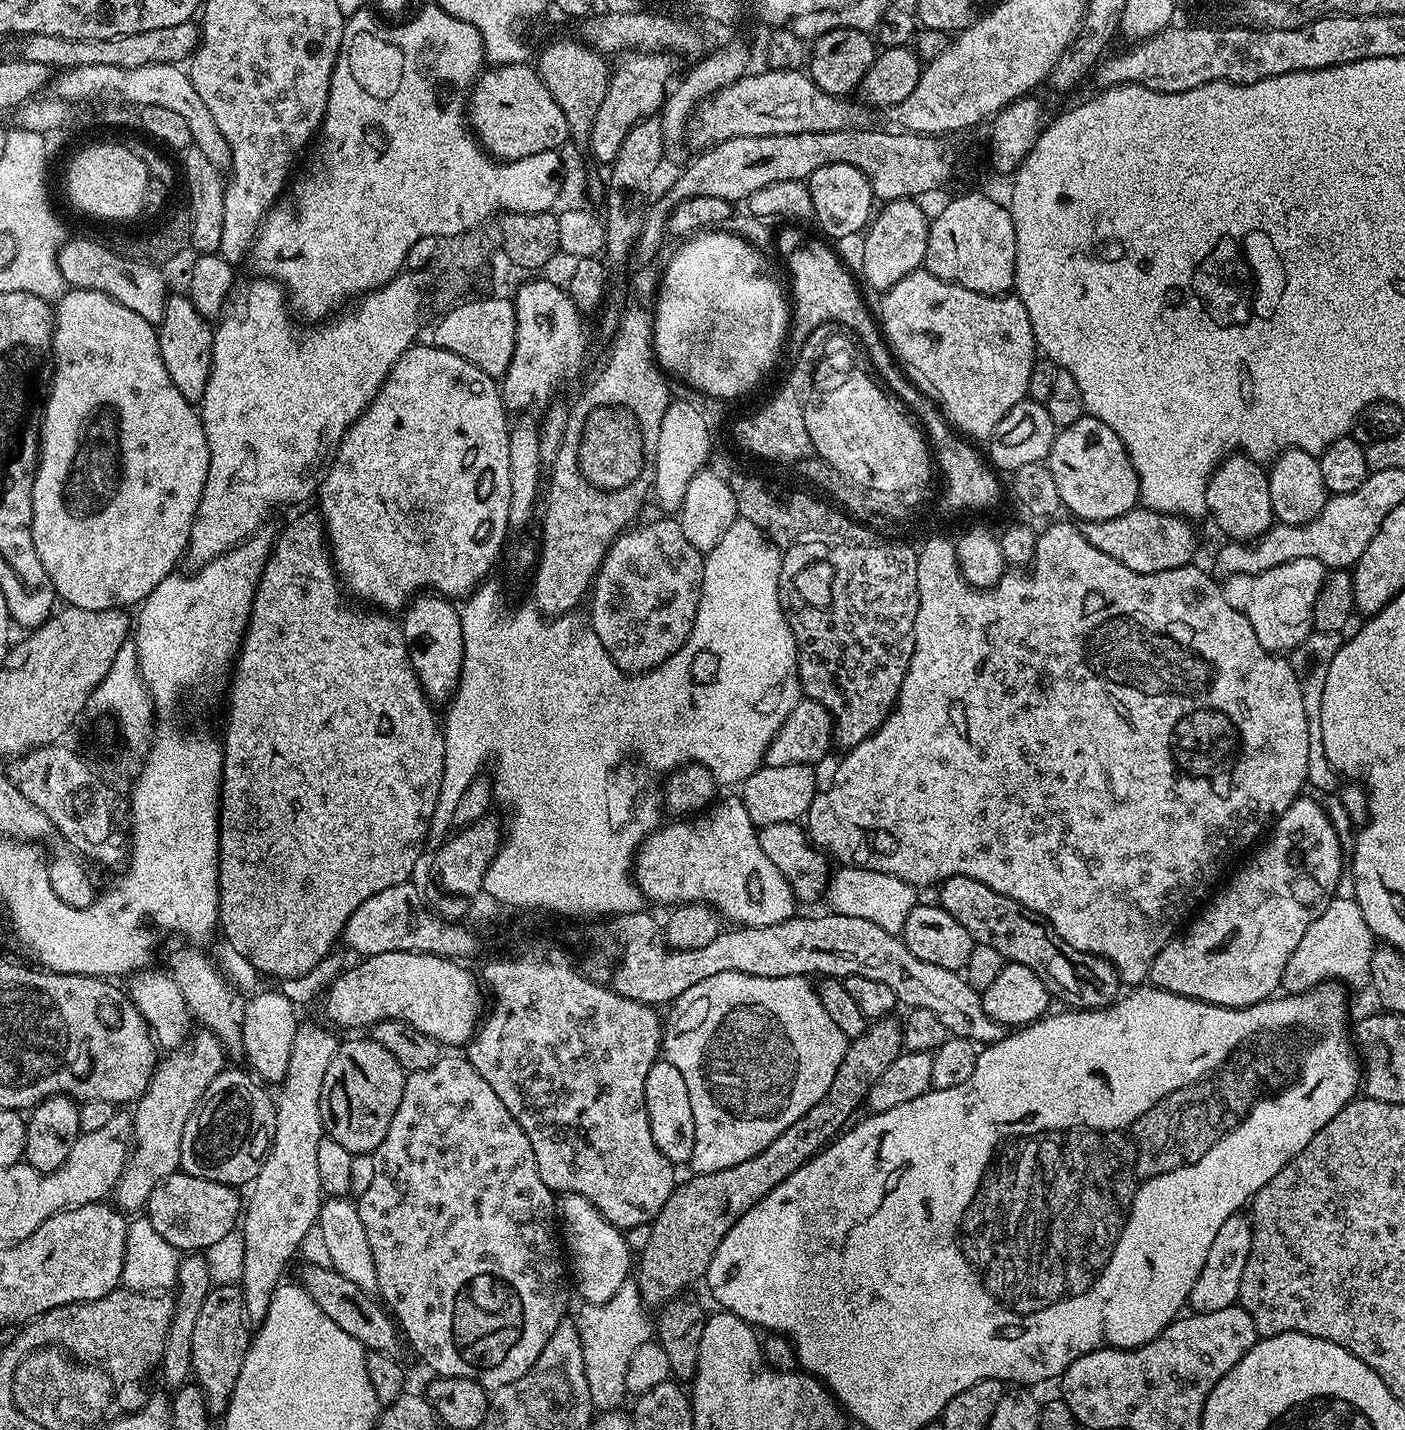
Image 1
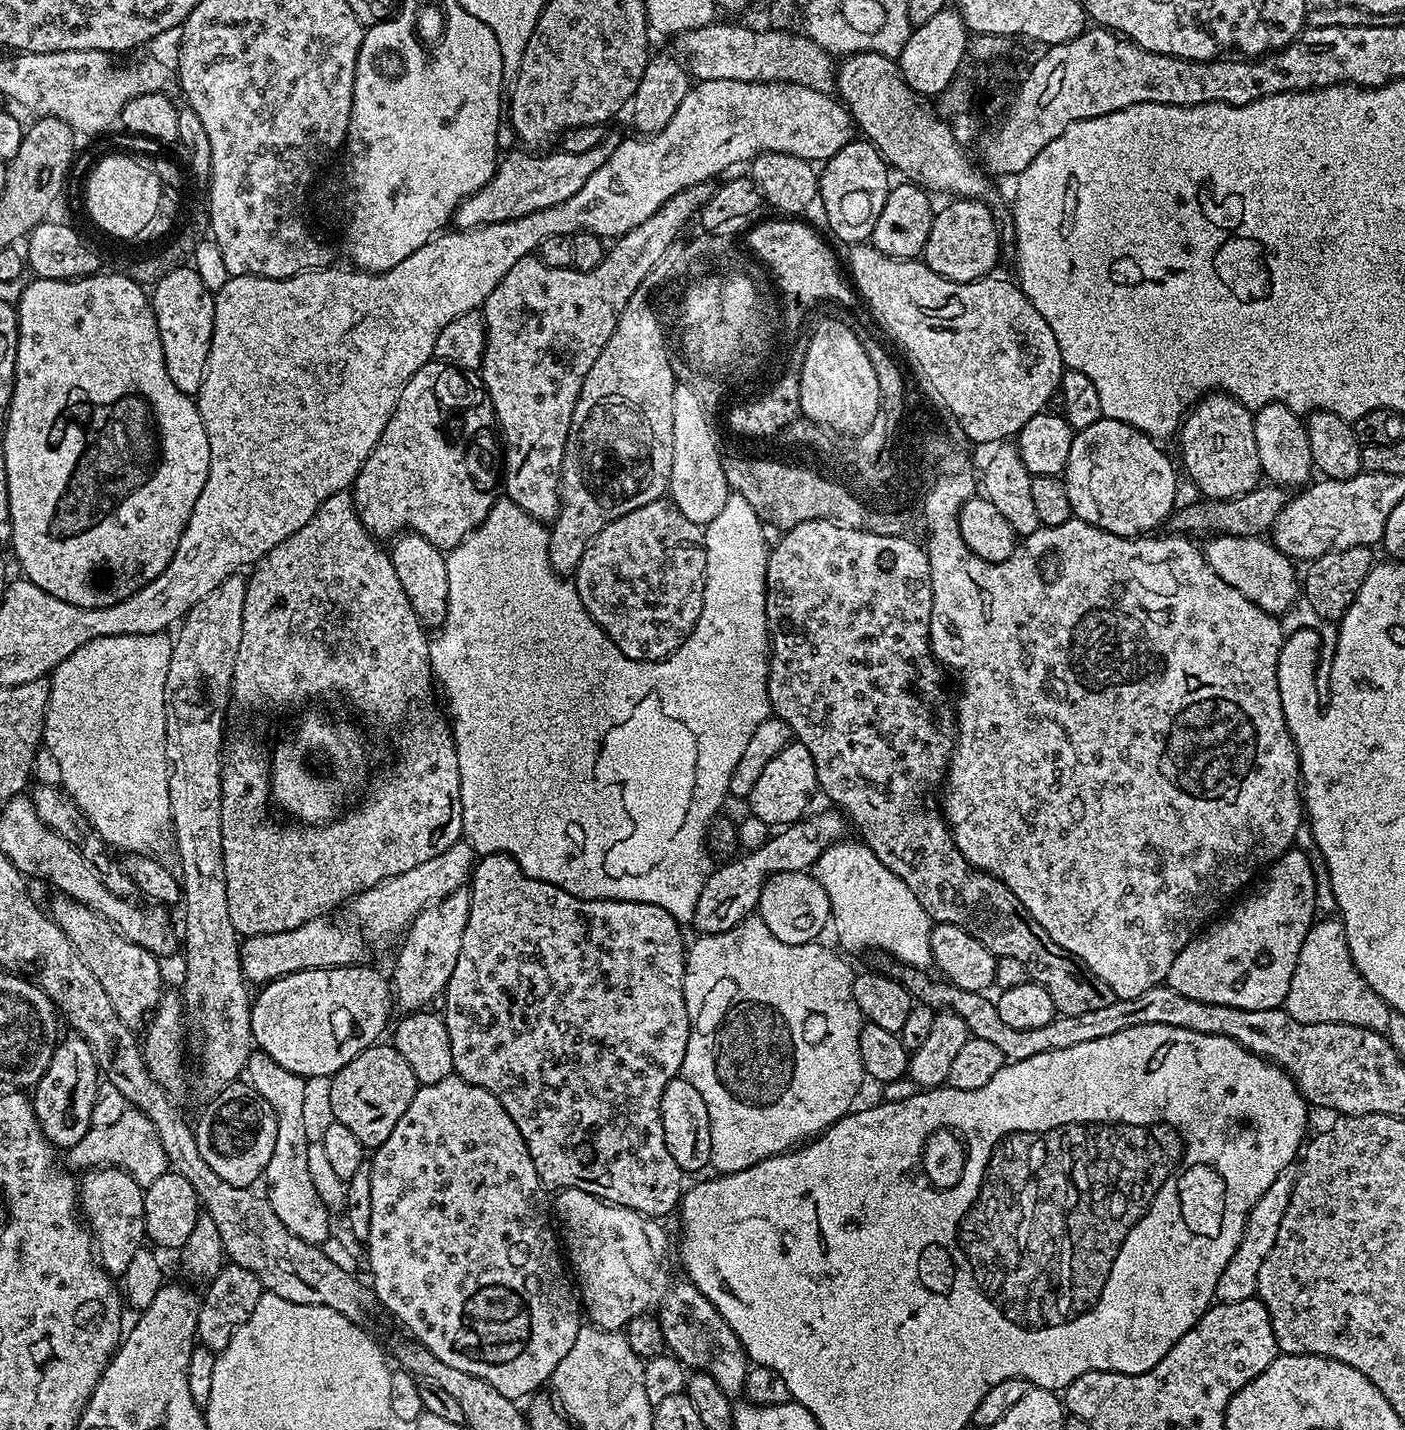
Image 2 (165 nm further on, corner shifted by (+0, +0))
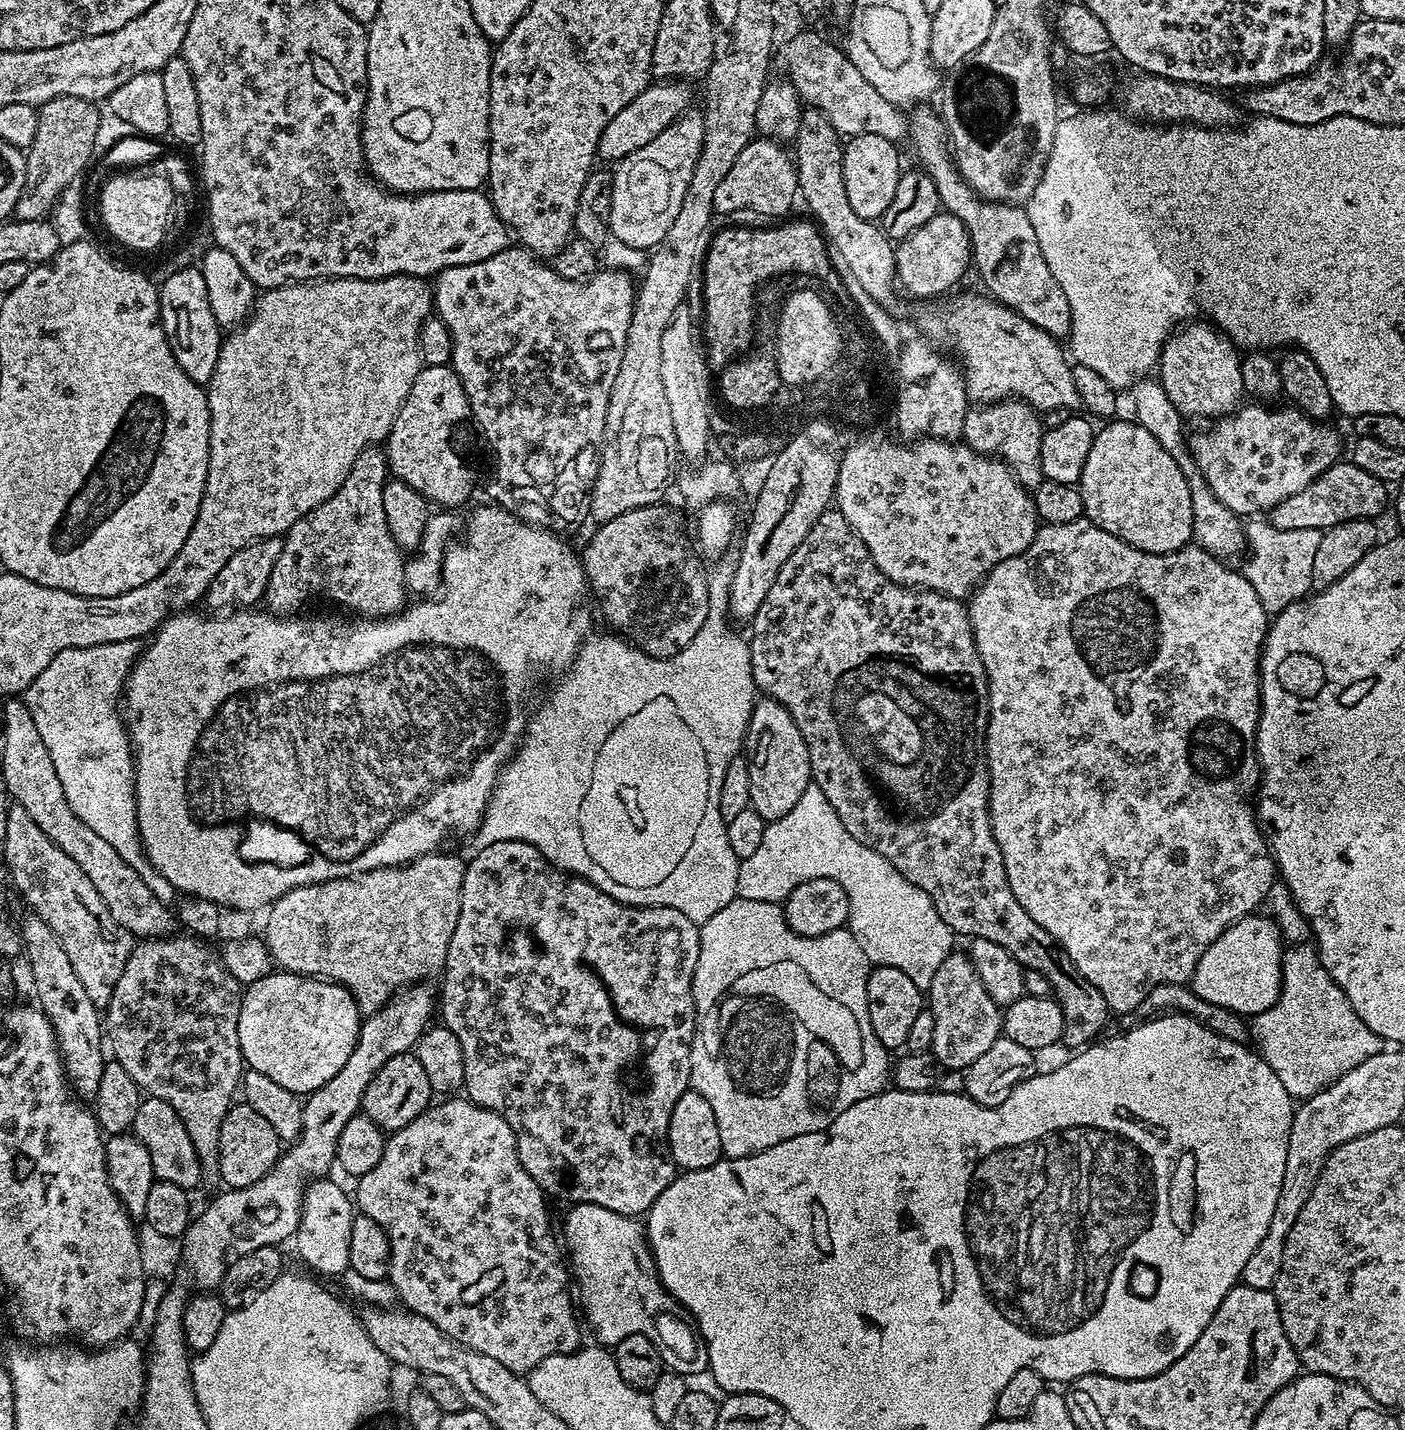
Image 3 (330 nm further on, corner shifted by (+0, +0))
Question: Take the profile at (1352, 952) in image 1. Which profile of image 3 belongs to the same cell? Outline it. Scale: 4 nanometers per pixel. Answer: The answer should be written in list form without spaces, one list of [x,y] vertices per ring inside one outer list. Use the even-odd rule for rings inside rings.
[[[1311,943],[1291,945],[1284,954],[1284,969],[1282,970],[1282,986],[1278,994],[1278,1002],[1270,1006],[1262,1014],[1251,1021],[1251,1031],[1256,1036],[1255,1047],[1259,1055],[1273,1068],[1286,1090],[1294,1098],[1307,1098],[1318,1091],[1318,1086],[1327,1086],[1344,1072],[1361,1064],[1366,1058],[1385,1051],[1385,1041],[1380,1039],[1362,1018],[1350,1006],[1346,994],[1330,978],[1330,974],[1322,966],[1320,954]]]

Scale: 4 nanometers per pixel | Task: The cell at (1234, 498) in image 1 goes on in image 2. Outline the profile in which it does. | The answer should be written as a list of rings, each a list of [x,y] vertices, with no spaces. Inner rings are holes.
[[[1219,390],[1200,397],[1189,407],[1179,429],[1180,456],[1201,497],[1233,500],[1261,483],[1258,442],[1254,442],[1253,409]]]

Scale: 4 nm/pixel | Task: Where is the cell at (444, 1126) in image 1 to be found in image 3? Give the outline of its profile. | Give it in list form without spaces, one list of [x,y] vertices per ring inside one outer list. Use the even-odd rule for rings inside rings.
[[[444,1098],[439,1102],[433,1103],[422,1114],[418,1114],[418,1118],[414,1118],[414,1122],[410,1122],[406,1126],[402,1126],[396,1132],[391,1133],[384,1141],[384,1153],[382,1158],[378,1162],[378,1166],[374,1166],[374,1170],[370,1170],[370,1174],[359,1177],[358,1183],[360,1184],[356,1188],[356,1196],[354,1195],[355,1203],[358,1205],[359,1211],[365,1216],[374,1218],[374,1222],[378,1222],[378,1226],[382,1226],[382,1230],[388,1236],[388,1275],[387,1279],[390,1281],[393,1288],[396,1290],[396,1294],[399,1303],[403,1305],[407,1311],[417,1312],[422,1318],[426,1318],[430,1322],[434,1322],[434,1326],[438,1326],[438,1330],[442,1330],[450,1338],[454,1338],[460,1343],[463,1348],[469,1348],[470,1350],[478,1350],[478,1354],[487,1354],[490,1358],[498,1358],[498,1362],[502,1362],[502,1366],[506,1366],[511,1372],[518,1372],[521,1374],[527,1374],[536,1368],[543,1362],[548,1356],[557,1355],[565,1347],[563,1346],[567,1340],[576,1340],[580,1336],[580,1332],[576,1329],[576,1320],[572,1317],[572,1300],[574,1304],[574,1296],[568,1293],[568,1280],[570,1284],[570,1268],[566,1263],[565,1253],[556,1245],[556,1236],[552,1233],[552,1220],[548,1217],[548,1204],[546,1199],[546,1193],[544,1189],[538,1186],[538,1182],[534,1182],[534,1178],[530,1178],[530,1174],[522,1166],[522,1162],[518,1158],[518,1150],[516,1149],[516,1135],[514,1130],[510,1130],[510,1126],[504,1121],[504,1118],[492,1112],[488,1108],[482,1107],[480,1104],[474,1103],[473,1100],[467,1098]]]

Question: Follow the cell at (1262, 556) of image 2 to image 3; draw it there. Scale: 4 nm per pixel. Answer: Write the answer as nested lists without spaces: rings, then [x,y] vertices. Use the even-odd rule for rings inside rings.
[[[1145,378],[1139,381],[1131,389],[1130,395],[1132,395],[1132,404],[1136,407],[1136,413],[1134,413],[1136,423],[1141,424],[1146,430],[1150,430],[1150,434],[1154,434],[1154,438],[1158,438],[1162,442],[1162,446],[1170,454],[1170,458],[1174,458],[1174,462],[1178,462],[1178,470],[1182,470],[1182,474],[1188,480],[1190,502],[1192,503],[1192,540],[1215,556],[1217,560],[1223,562],[1230,561],[1231,556],[1238,555],[1240,551],[1243,553],[1246,548],[1245,525],[1242,523],[1241,517],[1231,512],[1226,506],[1222,506],[1222,502],[1218,502],[1218,498],[1214,498],[1206,478],[1202,478],[1192,457],[1186,436],[1184,440],[1184,432],[1180,429],[1180,423],[1182,423],[1180,412],[1174,406],[1174,402],[1170,402],[1159,379]]]

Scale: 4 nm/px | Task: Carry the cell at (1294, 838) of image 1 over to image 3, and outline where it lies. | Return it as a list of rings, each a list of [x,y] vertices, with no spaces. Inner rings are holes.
[[[1258,915],[1244,916],[1237,924],[1231,924],[1202,954],[1190,981],[1197,996],[1244,1018],[1255,1018],[1270,1010],[1278,1002],[1282,986],[1286,944],[1280,925],[1271,915]]]

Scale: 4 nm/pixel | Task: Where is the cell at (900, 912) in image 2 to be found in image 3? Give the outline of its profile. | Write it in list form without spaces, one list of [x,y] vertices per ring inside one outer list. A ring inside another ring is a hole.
[[[816,783],[808,785],[808,789],[802,793],[802,798],[786,814],[786,818],[778,818],[765,823],[762,834],[762,846],[758,851],[750,854],[750,858],[741,860],[738,870],[737,897],[741,900],[761,900],[771,904],[780,904],[788,899],[790,893],[796,889],[796,885],[813,880],[814,878],[830,878],[846,890],[848,899],[848,923],[852,936],[862,946],[862,954],[866,954],[869,965],[894,966],[894,970],[902,970],[902,974],[910,977],[910,982],[922,990],[927,990],[938,966],[946,962],[946,958],[954,950],[954,933],[952,929],[942,922],[934,902],[930,902],[928,895],[918,886],[910,883],[882,854],[870,850],[846,826],[842,826],[842,818],[834,814],[834,806],[830,806],[826,794]]]

